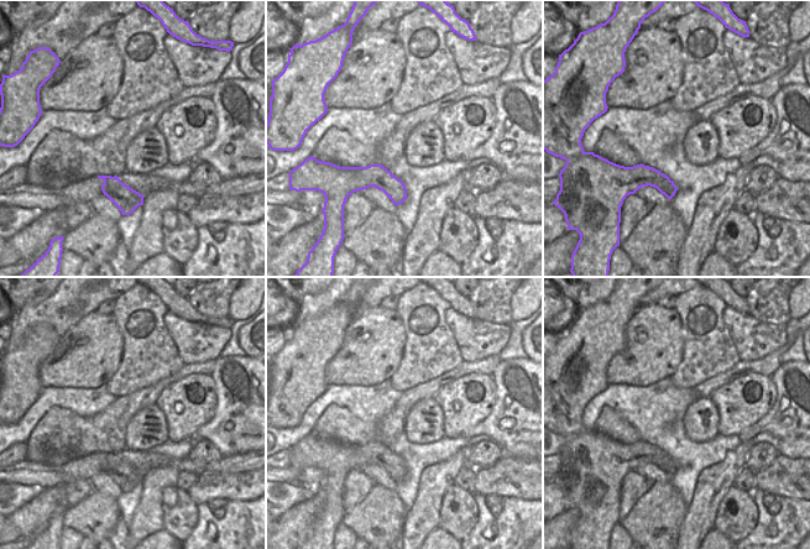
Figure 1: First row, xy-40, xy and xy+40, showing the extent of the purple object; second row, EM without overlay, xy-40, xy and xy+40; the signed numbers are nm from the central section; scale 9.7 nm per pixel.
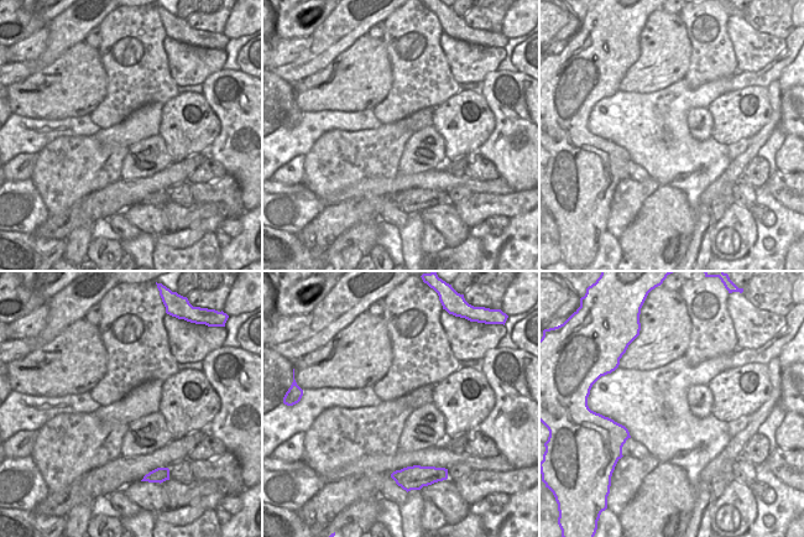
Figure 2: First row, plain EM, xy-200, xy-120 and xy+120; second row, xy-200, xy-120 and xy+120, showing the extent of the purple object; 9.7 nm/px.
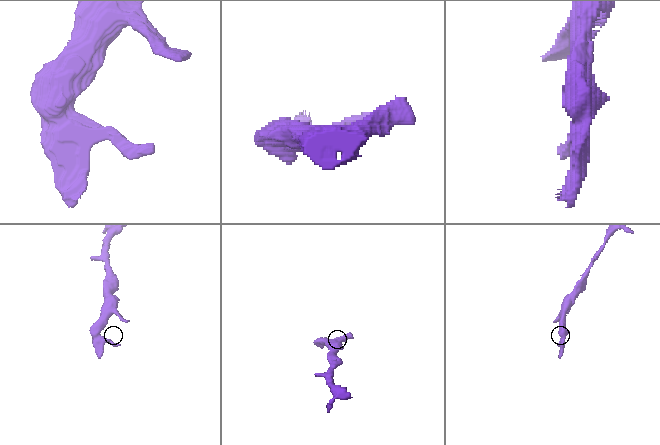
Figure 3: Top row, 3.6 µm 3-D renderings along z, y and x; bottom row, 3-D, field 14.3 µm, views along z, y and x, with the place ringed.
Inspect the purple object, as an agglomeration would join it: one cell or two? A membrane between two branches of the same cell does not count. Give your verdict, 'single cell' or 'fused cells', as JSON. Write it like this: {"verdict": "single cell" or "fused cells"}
{"verdict": "single cell"}

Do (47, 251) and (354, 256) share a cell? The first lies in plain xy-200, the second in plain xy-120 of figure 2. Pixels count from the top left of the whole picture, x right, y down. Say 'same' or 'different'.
different

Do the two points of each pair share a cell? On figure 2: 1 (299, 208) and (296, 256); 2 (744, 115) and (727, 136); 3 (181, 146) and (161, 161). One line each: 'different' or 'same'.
1: different
2: same
3: different

